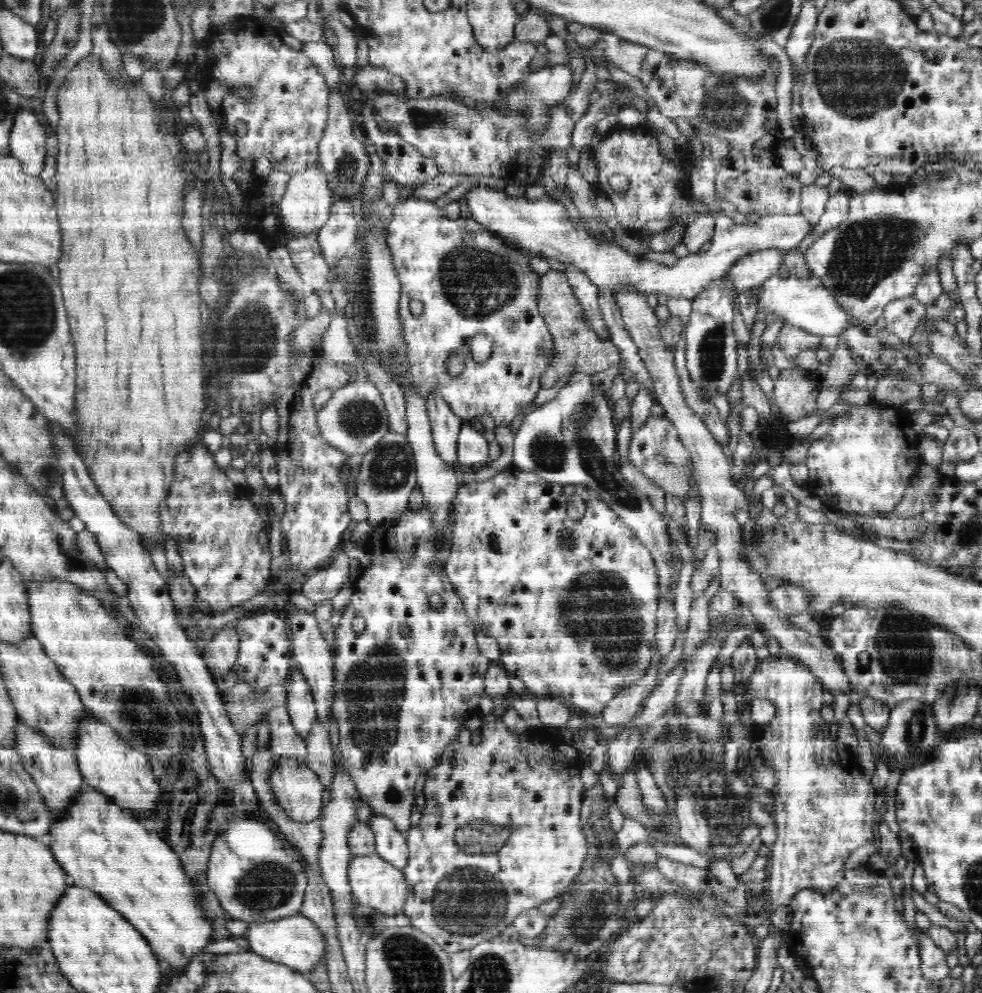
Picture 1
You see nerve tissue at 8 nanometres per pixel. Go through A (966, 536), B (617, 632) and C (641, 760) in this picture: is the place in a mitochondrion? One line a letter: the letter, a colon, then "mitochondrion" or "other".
A: mitochondrion
B: mitochondrion
C: other

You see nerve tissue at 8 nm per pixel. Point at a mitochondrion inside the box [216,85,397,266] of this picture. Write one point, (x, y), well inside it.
(347, 178)

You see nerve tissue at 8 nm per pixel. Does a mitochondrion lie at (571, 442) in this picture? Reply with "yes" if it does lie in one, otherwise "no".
yes

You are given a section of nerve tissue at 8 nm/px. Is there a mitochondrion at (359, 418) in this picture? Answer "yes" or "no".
yes

